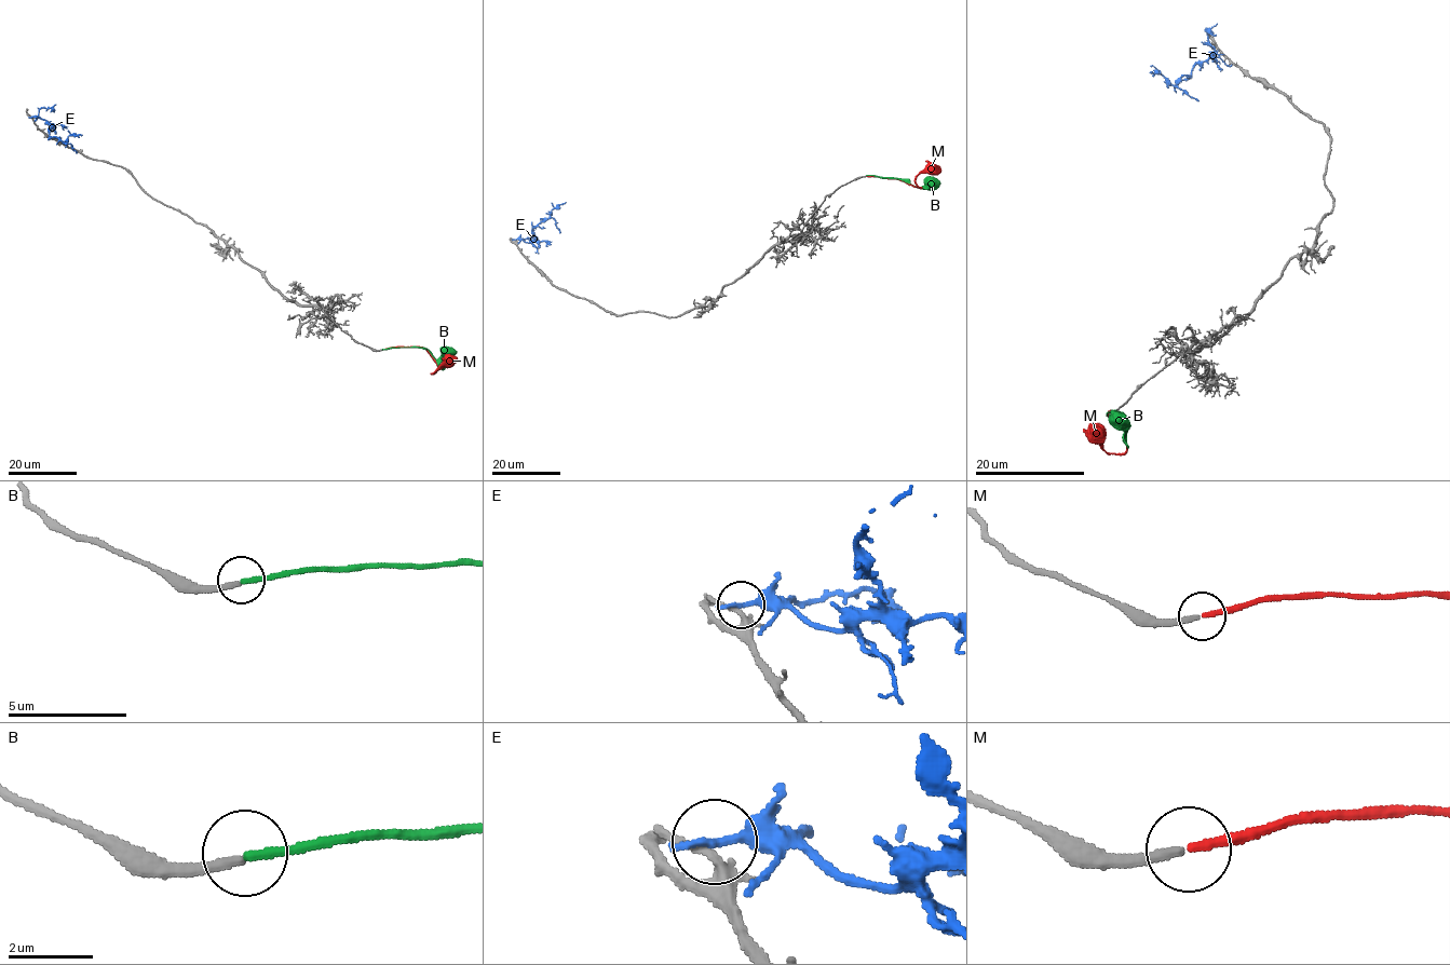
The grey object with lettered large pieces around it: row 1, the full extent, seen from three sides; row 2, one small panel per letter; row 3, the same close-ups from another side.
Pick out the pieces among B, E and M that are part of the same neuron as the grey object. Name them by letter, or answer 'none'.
M

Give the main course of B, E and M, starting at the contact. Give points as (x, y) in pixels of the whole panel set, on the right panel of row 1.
B: (1106, 415), (1110, 411), (1124, 419), (1126, 432), (1116, 426), (1115, 415)
E: (1208, 43), (1214, 51), (1208, 58), (1196, 64), (1192, 73), (1183, 75), (1176, 84), (1162, 73), (1150, 72)
M: (1108, 415), (1109, 411), (1116, 411), (1125, 424), (1126, 450), (1109, 453), (1101, 445), (1101, 432), (1094, 429)

